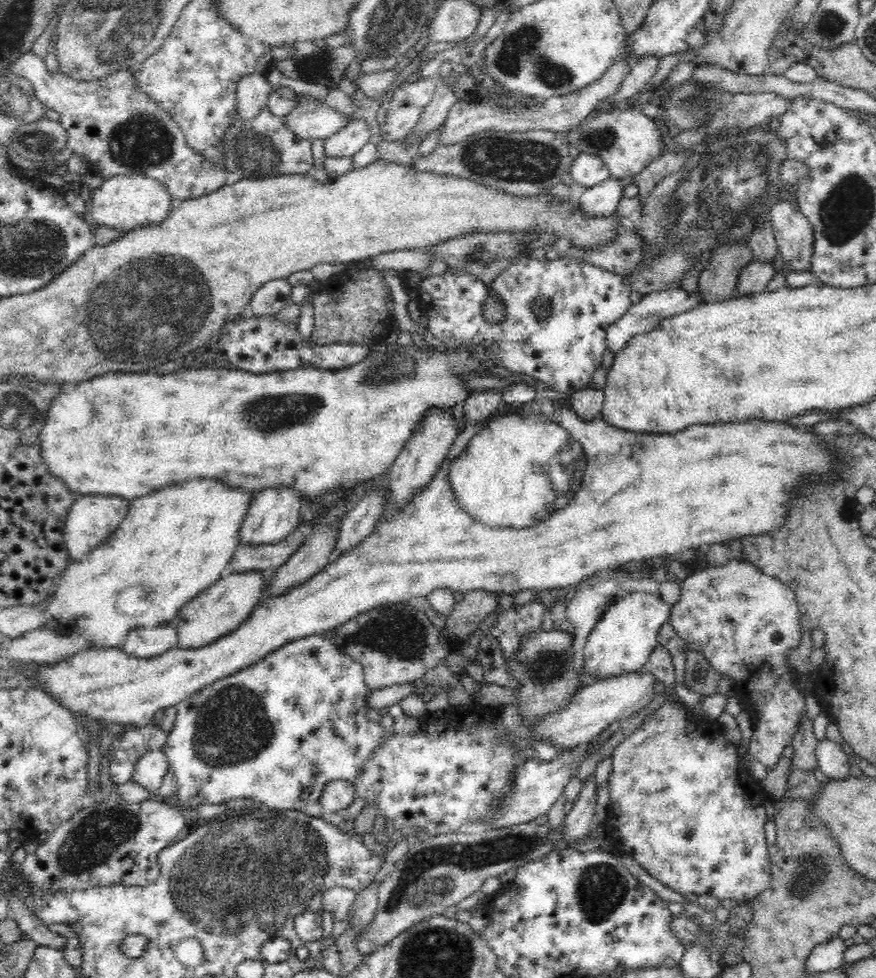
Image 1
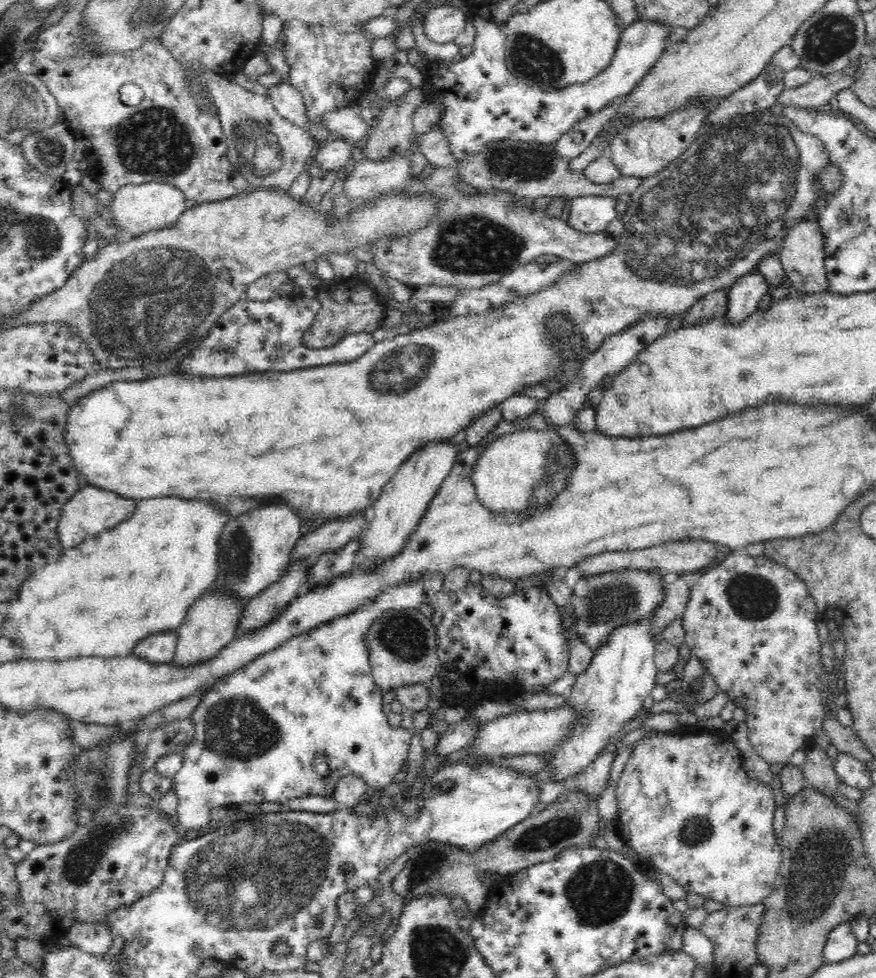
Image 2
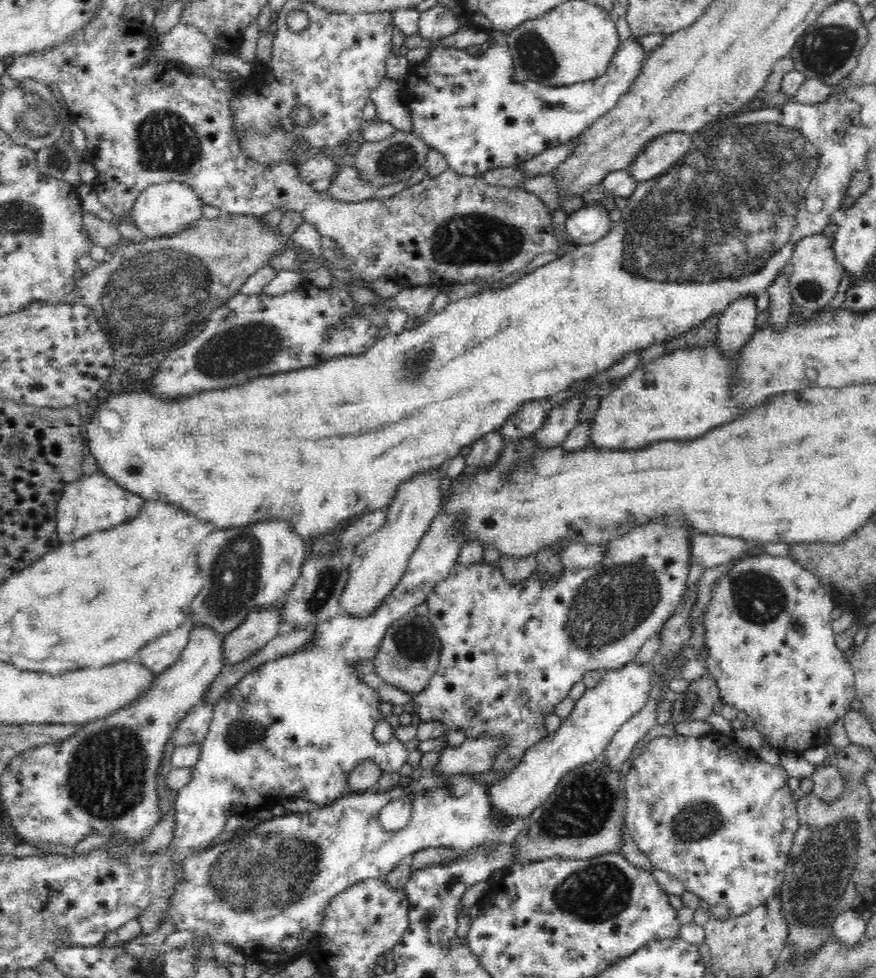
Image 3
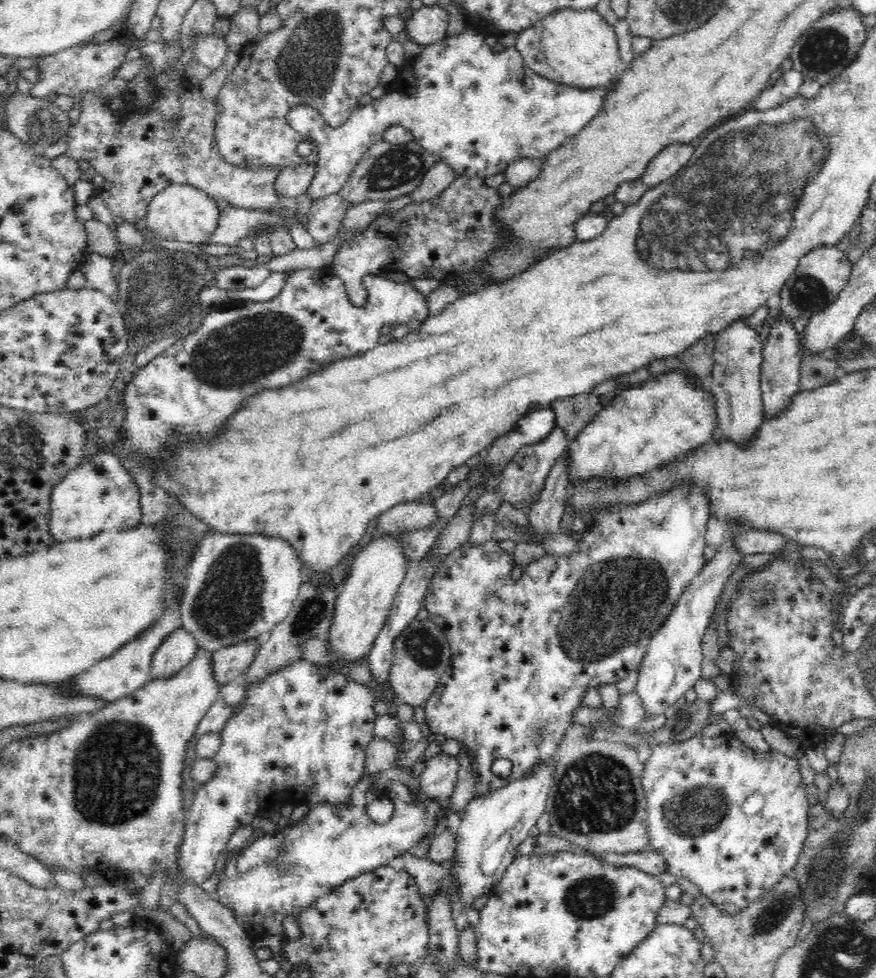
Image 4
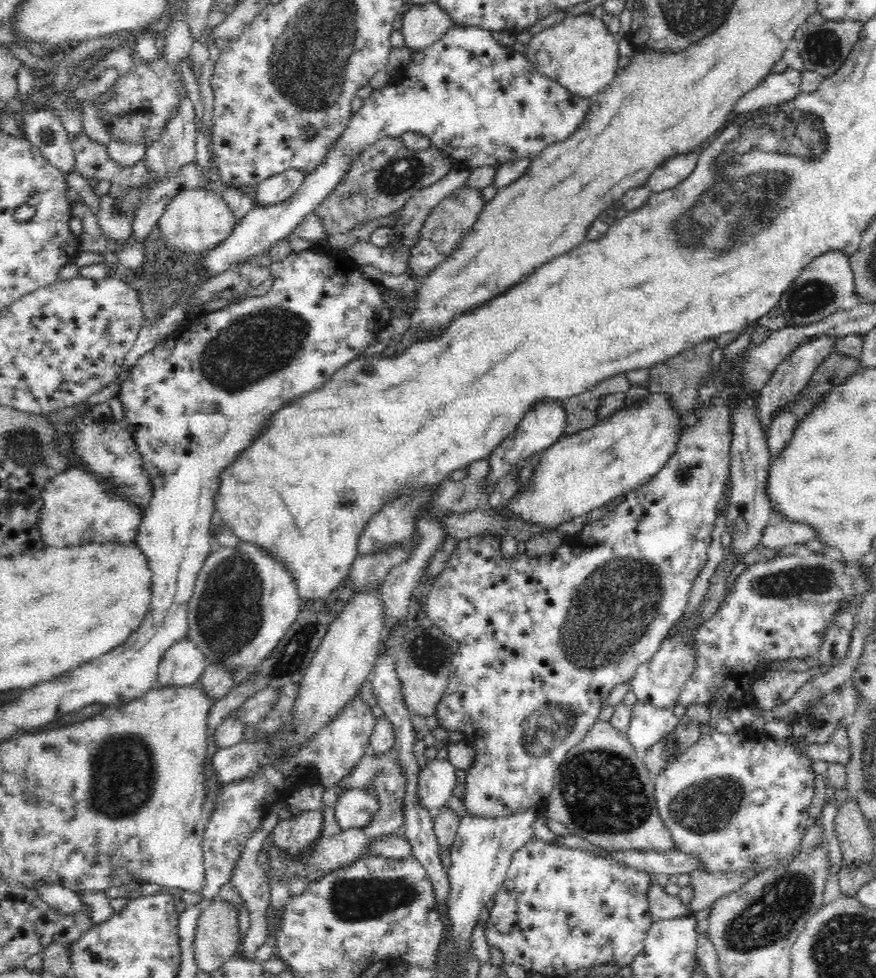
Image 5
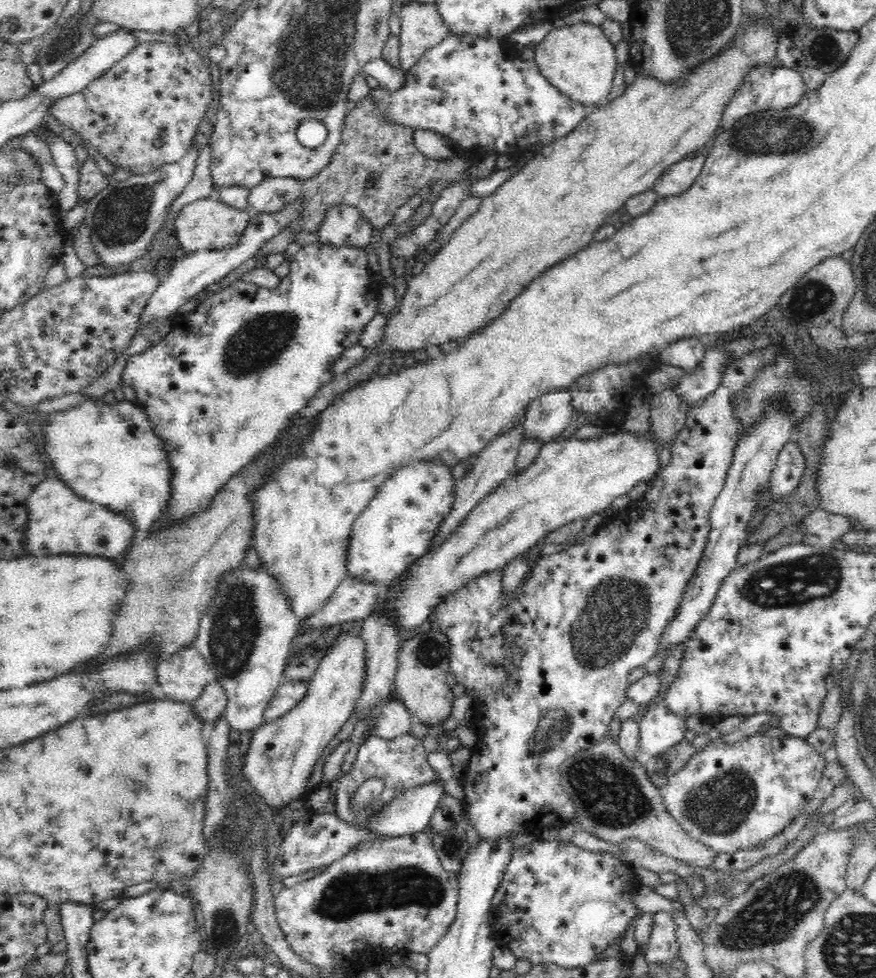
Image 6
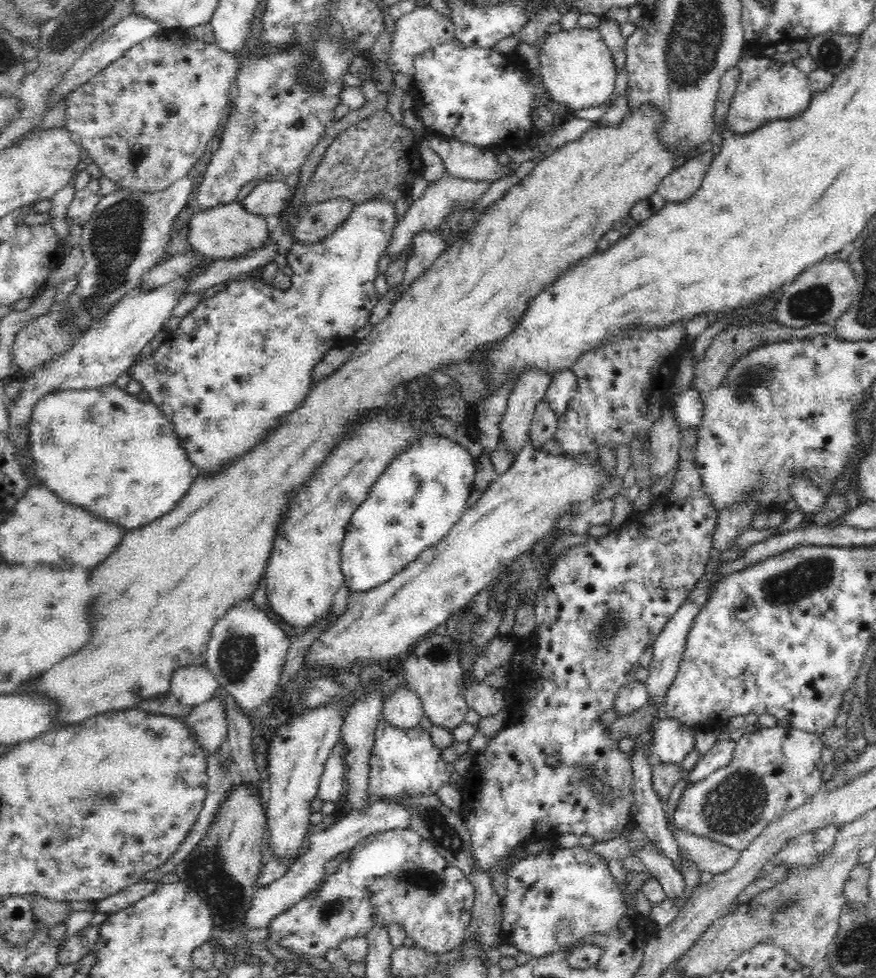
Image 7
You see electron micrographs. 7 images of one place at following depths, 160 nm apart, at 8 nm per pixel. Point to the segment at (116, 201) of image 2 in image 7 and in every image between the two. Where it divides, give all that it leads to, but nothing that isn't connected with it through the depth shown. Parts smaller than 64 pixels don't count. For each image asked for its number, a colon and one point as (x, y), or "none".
3: (161, 210)
4: (180, 212)
5: (195, 221)
6: (208, 223)
7: (224, 231)

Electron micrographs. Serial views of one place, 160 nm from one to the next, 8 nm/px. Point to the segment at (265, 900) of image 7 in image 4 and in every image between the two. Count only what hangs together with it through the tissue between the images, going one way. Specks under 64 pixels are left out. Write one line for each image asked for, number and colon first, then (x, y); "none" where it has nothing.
4: (438, 781)
5: (437, 781)
6: (411, 813)

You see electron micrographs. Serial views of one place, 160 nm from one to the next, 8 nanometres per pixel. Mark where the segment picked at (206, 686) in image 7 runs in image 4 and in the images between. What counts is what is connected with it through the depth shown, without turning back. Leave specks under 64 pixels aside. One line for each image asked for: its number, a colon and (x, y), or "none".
4: (177, 650)
5: (183, 663)
6: (183, 676)

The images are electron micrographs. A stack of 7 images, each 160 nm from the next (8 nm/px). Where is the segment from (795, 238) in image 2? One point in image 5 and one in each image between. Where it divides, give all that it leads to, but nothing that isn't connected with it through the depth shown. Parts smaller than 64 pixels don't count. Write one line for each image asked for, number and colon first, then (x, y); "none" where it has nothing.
3: (814, 274)
4: (823, 273)
5: (819, 291)

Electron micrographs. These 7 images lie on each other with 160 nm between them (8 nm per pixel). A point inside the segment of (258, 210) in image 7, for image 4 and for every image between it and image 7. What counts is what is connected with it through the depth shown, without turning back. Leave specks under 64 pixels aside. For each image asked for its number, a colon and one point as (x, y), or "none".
4: (293, 180)
5: (277, 188)
6: (274, 194)

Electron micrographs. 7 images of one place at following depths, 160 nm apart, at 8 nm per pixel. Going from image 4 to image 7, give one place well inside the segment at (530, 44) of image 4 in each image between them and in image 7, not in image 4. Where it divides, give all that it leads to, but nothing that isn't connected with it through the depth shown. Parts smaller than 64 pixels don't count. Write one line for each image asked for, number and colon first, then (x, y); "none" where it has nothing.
5: (584, 55)
6: (579, 60)
7: (577, 68)

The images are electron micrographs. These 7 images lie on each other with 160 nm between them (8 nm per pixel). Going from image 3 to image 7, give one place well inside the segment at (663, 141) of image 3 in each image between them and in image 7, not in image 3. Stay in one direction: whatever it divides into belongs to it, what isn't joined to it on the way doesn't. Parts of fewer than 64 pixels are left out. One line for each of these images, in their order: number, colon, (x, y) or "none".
4: (671, 159)
5: (670, 173)
6: (679, 177)
7: (681, 183)

